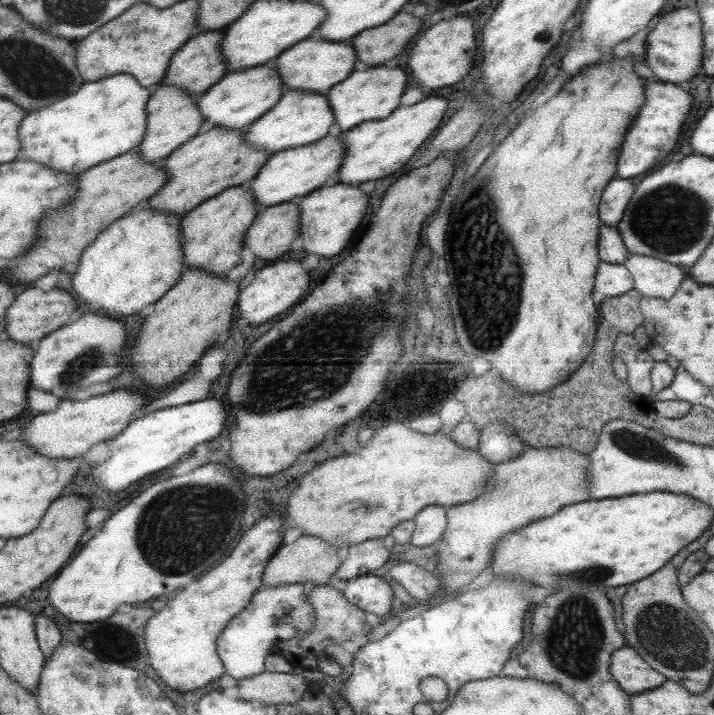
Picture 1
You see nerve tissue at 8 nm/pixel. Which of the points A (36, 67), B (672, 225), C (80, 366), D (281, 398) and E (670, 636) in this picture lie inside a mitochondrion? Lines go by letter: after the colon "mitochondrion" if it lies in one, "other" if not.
A: mitochondrion
B: mitochondrion
C: mitochondrion
D: mitochondrion
E: mitochondrion

